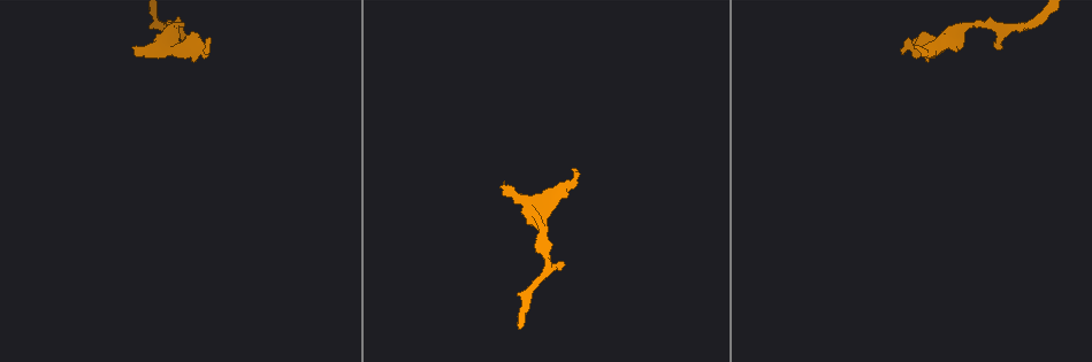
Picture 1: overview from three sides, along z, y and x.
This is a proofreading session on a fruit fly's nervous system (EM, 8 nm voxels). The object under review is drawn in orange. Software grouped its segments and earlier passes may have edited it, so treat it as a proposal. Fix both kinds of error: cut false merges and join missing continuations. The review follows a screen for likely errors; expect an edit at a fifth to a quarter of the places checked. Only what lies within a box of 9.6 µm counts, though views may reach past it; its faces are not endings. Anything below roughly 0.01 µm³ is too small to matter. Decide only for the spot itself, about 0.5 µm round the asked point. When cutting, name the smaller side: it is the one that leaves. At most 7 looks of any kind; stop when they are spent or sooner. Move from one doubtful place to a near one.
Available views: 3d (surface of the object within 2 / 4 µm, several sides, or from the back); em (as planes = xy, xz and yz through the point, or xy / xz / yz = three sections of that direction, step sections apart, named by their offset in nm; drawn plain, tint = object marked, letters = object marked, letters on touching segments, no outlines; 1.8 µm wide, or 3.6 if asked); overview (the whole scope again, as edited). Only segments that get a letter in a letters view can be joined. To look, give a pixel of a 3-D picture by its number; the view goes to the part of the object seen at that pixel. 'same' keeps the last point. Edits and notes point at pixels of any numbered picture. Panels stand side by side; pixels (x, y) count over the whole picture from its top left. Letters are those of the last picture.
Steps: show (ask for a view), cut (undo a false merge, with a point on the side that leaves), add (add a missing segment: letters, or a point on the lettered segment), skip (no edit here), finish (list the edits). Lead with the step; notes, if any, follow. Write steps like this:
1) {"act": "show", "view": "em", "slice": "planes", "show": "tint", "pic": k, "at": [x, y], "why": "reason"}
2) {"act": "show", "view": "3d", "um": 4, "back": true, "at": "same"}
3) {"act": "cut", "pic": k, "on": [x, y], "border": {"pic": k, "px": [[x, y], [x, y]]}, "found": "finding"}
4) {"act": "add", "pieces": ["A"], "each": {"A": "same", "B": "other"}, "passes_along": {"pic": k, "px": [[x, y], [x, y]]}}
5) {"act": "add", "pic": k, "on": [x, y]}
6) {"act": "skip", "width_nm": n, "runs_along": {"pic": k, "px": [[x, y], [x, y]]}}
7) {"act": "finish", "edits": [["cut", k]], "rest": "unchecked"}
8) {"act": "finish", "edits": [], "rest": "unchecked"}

{"act": "show", "view": "em", "slice": "xz", "step": 8, "show": "tint", "pic": 1, "at": [561, 263], "why": "branch stops here"}

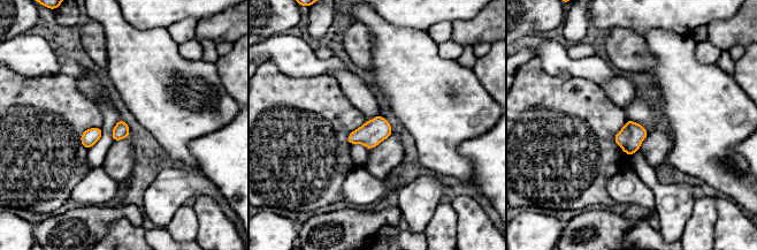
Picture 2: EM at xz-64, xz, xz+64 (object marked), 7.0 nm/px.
{"act": "show", "view": "em", "slice": "xz", "step": 8, "show": "letters", "at": "same"}

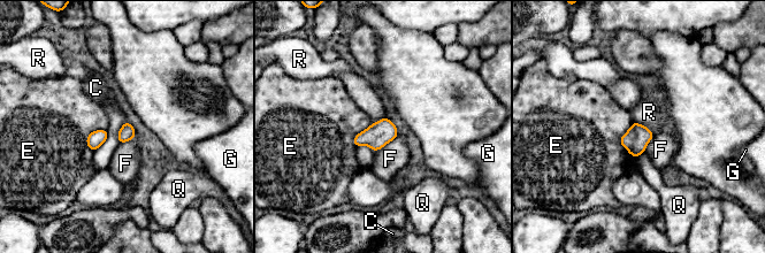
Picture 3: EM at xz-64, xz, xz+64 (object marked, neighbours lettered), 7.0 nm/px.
{"act": "skip", "width_nm": 110, "each": {"C": "other", "E": "other", "F": "other", "G": "other", "Q": "other", "R": "other"}, "found": "none of them fits"}

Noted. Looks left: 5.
{"act": "show", "view": "em", "slice": "planes", "show": "letters", "pic": 1, "at": [919, 47], "why": "free end"}

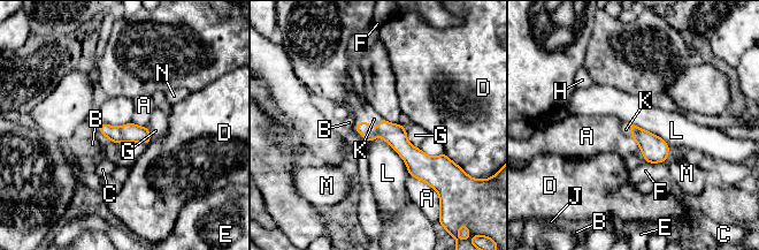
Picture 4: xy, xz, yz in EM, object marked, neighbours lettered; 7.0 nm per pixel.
{"act": "add", "pieces": ["K"], "each": {"A": "other", "B": "other", "C": "other", "D": "other", "E": "other", "F": "other", "G": "other", "H": "other", "J": "other", "K": "same", "L": "other", "M": "other", "N": "other"}, "passes_along": {"pic": 4, "px": [[395, 135], [368, 123], [362, 111]]}, "found": "it goes on there"}

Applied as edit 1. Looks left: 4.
{"act": "show", "view": "em", "slice": "xy", "step": 4, "show": "plain", "pic": 1, "at": [204, 50], "why": "free end"}

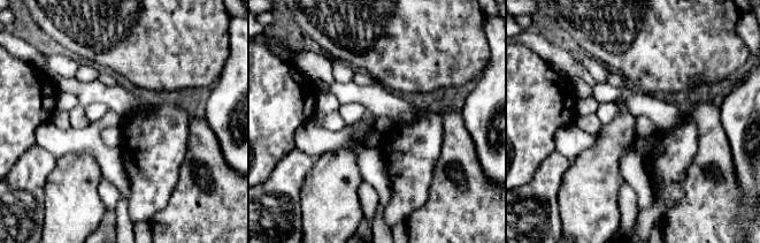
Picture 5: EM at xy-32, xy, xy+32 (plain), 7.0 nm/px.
{"act": "show", "view": "em", "slice": "xy", "step": 4, "show": "letters", "at": "same"}

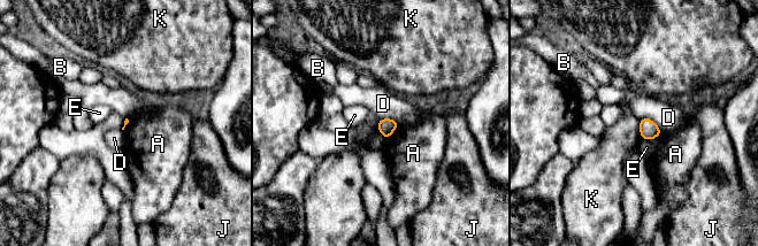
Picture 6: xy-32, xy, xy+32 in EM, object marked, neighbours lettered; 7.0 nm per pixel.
{"act": "skip", "longest_contact_nm": ["D", 180], "each": {"A": "other", "B": "other", "D": "other", "E": "other", "J": "other", "K": "other"}, "found": "no lettered segment goes on from it"}

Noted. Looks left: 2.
{"act": "finish", "edits": [["add", 4]], "rest": "unchecked"}

